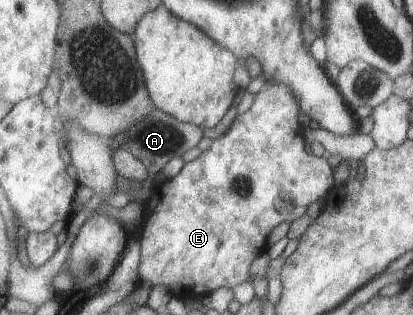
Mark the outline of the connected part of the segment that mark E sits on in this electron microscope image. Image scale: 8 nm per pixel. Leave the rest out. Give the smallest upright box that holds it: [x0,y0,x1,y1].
[139,83,338,299]

